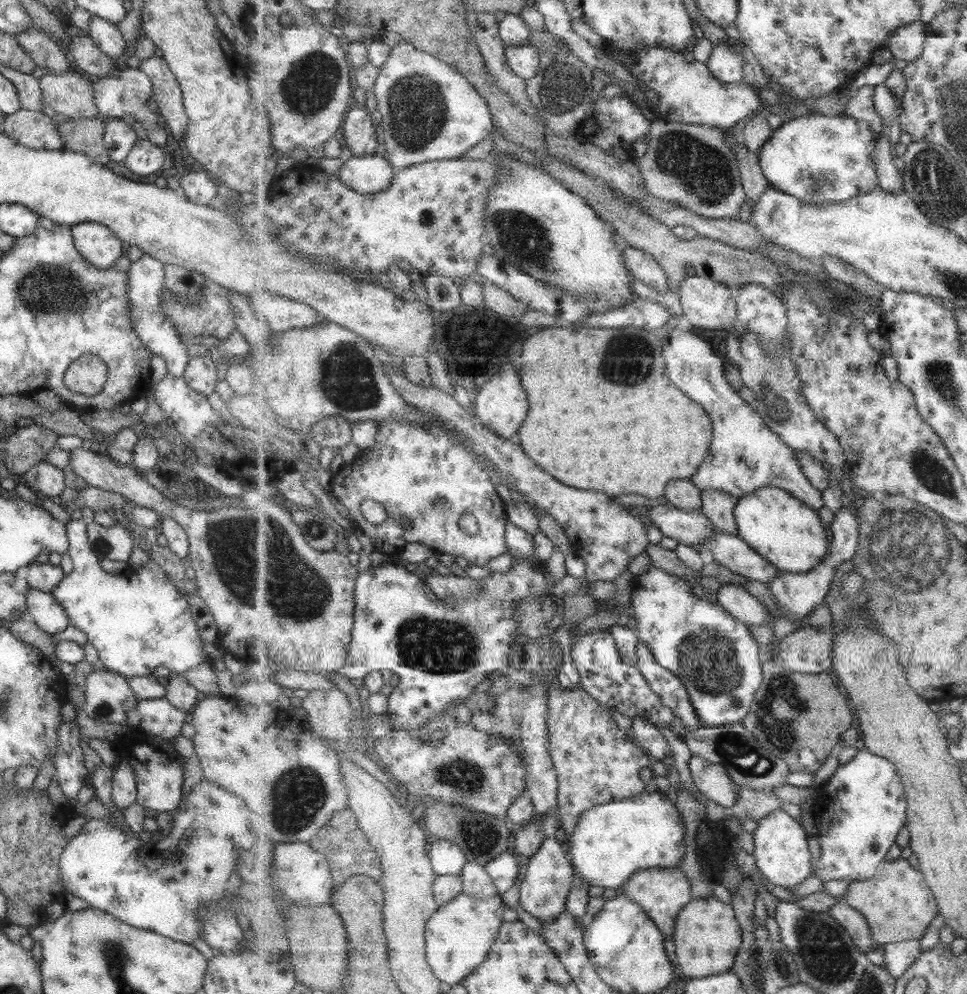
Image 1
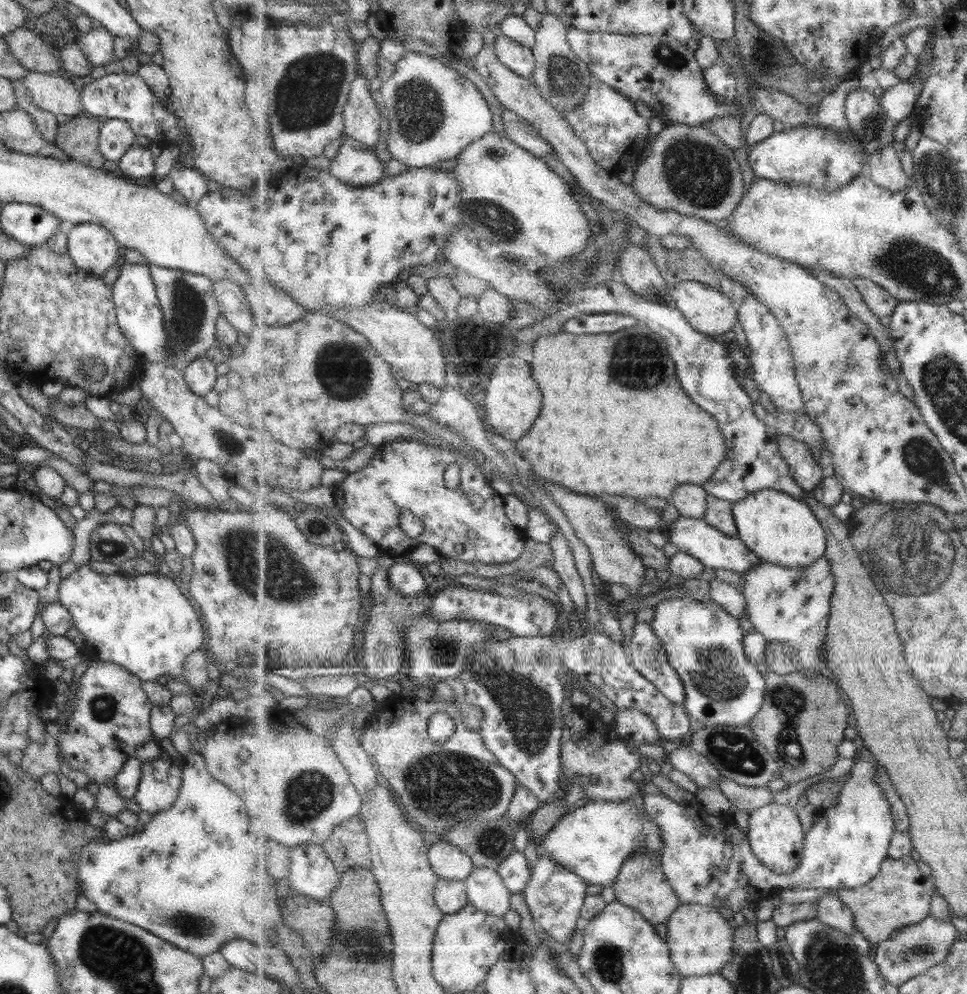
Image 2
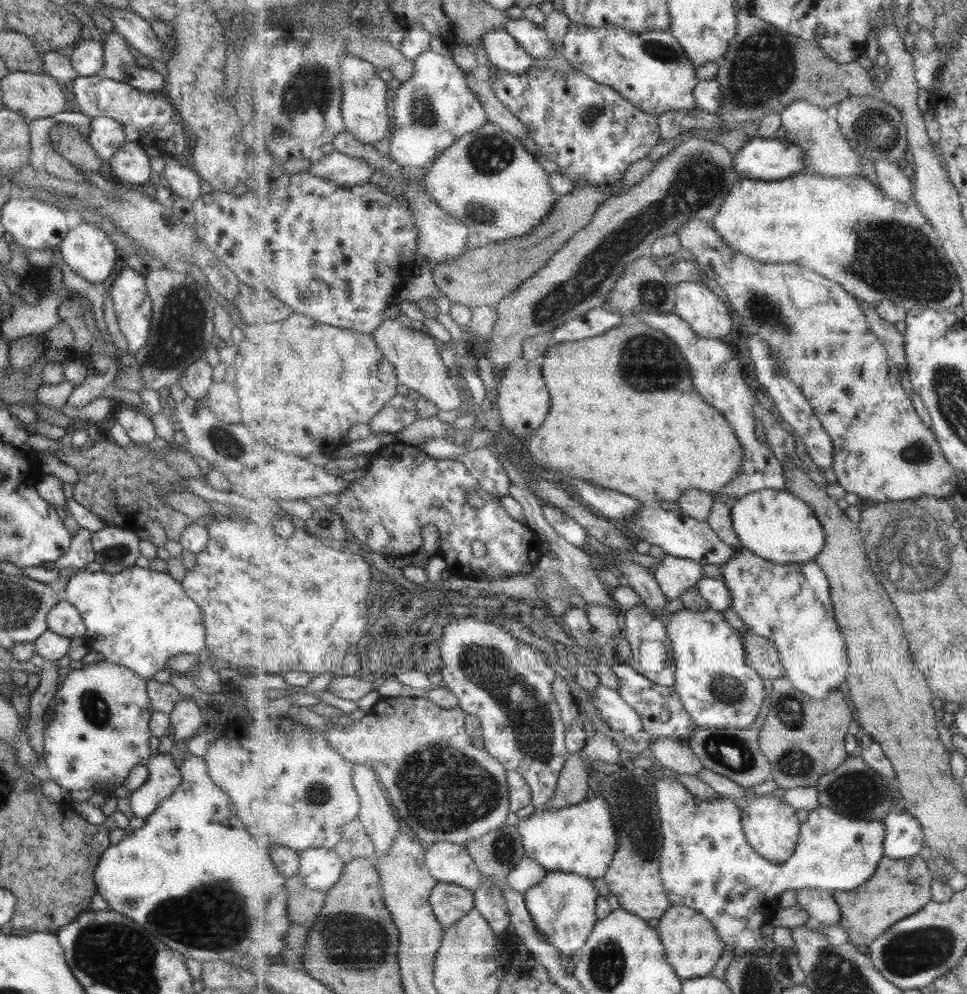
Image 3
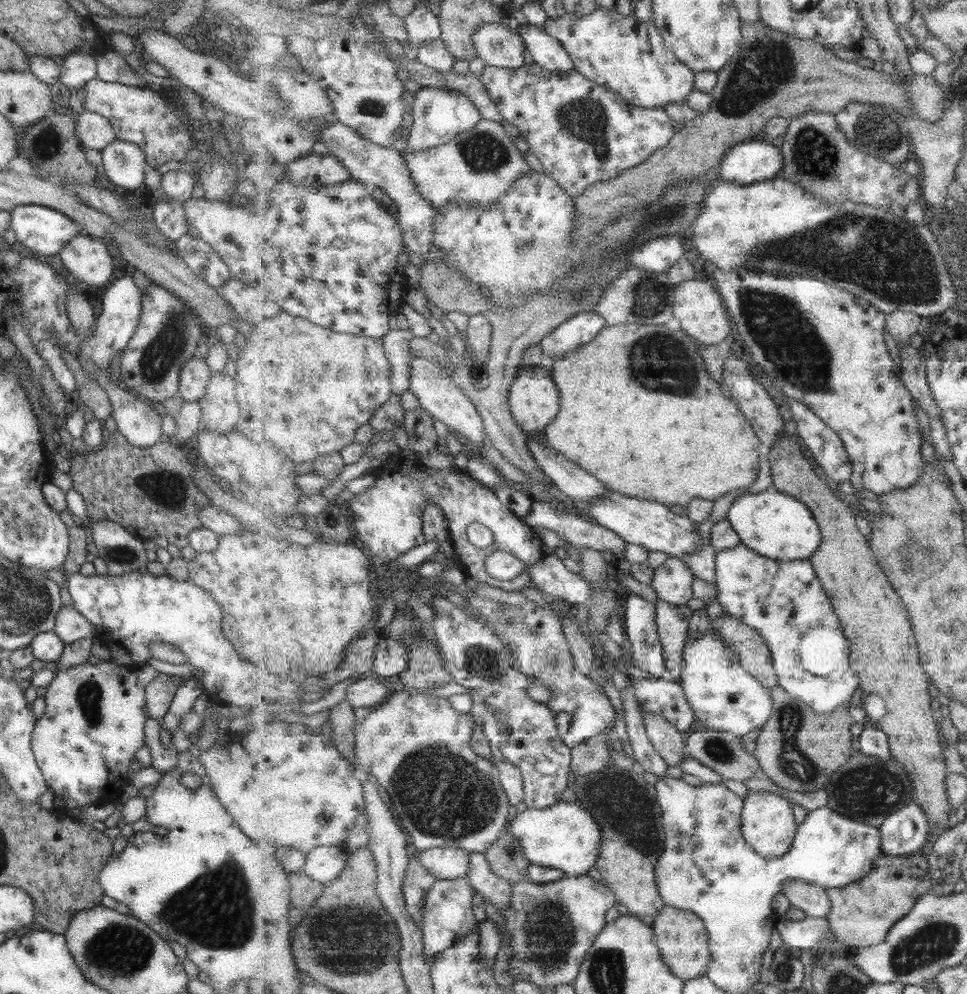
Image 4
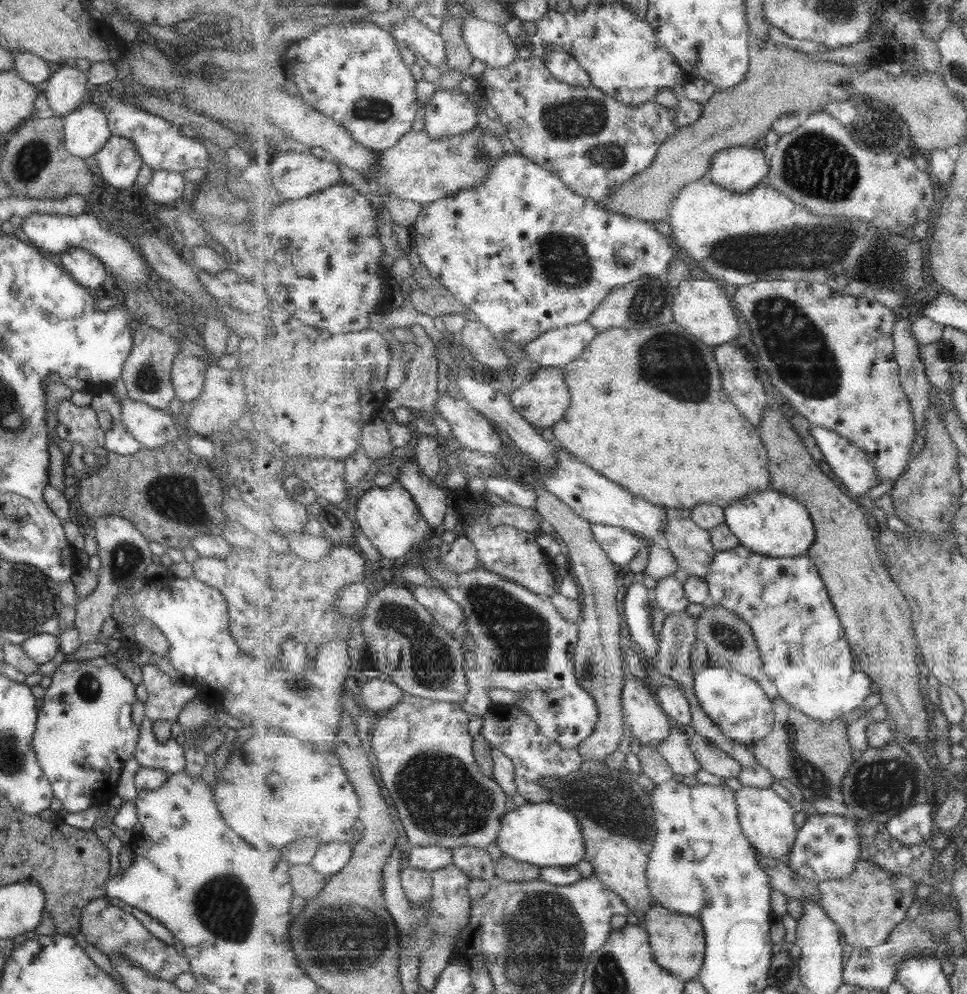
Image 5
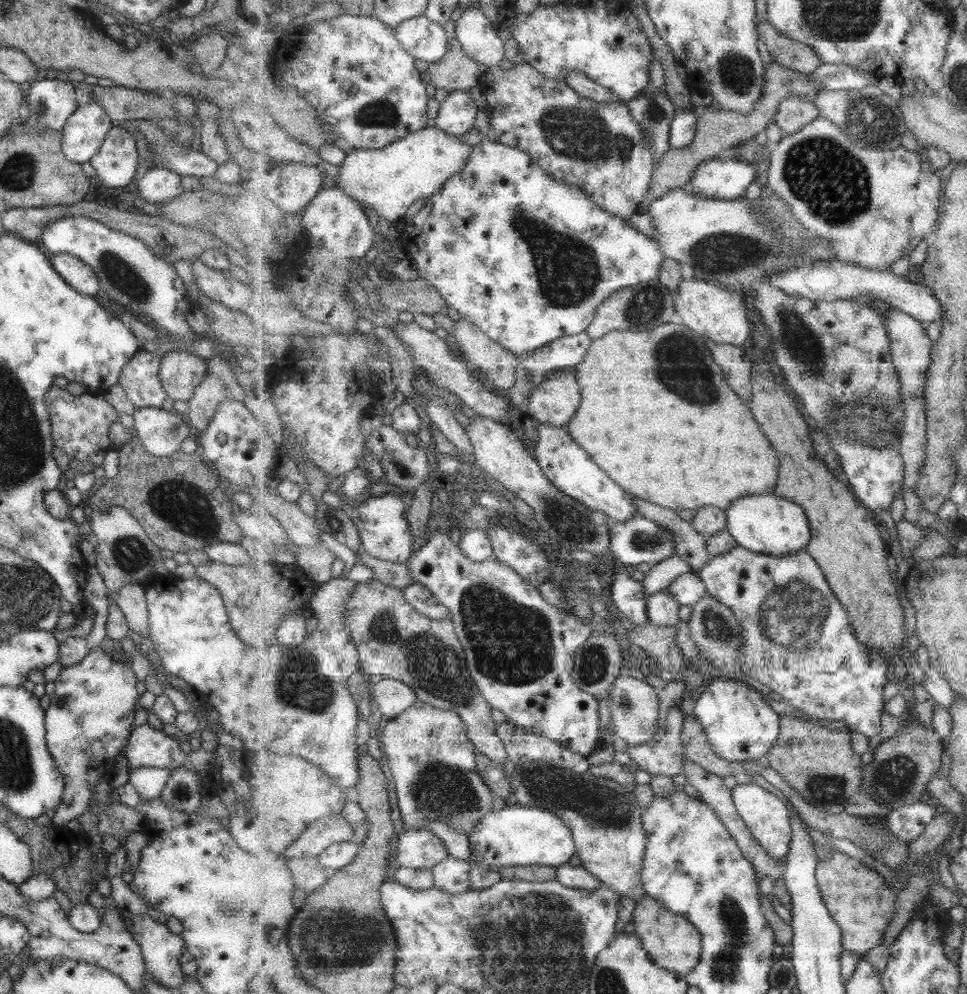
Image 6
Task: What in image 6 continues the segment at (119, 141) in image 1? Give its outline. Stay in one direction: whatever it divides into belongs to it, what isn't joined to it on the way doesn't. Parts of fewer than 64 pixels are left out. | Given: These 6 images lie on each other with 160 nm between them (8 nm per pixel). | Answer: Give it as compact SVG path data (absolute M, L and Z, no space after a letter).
M89 100L83 106L77 106L73 115L67 118L65 125L61 128L60 149L64 157L74 163L87 162L99 150L107 131L111 127L113 125L109 116L95 101Z

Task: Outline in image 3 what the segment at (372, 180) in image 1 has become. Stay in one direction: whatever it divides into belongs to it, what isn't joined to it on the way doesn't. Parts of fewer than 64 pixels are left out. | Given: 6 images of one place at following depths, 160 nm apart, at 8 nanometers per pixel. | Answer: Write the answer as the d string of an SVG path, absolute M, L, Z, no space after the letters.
M337 150L328 155L317 155L309 172L341 186L364 185L371 180L374 168L365 160L343 154Z

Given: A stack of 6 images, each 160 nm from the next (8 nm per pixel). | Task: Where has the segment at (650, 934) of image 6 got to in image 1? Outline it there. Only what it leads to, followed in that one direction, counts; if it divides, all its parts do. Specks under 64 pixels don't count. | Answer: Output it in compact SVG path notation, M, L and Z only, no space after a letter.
M715 896L693 897L678 914L673 941L683 974L687 978L703 978L734 969L735 960L742 949L743 932L736 912L733 912L733 905L725 904Z

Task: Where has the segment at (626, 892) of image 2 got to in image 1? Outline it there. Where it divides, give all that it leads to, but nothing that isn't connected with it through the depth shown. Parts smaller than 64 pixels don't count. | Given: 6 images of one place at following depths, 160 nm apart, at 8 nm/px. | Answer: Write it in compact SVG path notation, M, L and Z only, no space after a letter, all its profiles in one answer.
M648 868L647 870L640 870L627 881L623 892L646 910L646 913L654 919L655 925L659 927L665 938L674 937L678 914L693 899L689 878L678 868Z

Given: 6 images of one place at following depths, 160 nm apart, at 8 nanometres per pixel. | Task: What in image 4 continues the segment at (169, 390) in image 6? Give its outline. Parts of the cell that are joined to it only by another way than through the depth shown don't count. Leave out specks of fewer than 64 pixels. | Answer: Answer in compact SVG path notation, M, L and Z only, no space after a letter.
M189 359L180 370L177 395L183 401L197 402L206 391L211 372L204 359Z

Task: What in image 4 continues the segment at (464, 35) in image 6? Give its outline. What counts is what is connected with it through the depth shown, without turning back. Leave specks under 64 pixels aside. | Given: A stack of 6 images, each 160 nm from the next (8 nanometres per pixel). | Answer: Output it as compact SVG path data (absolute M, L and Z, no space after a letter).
M486 23L474 35L475 50L487 65L518 69L525 64L526 45L520 34L515 34L500 23Z

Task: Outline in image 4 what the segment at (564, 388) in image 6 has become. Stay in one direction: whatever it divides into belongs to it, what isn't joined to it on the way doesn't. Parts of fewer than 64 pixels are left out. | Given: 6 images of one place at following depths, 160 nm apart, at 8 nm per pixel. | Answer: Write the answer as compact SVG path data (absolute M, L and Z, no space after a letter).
M523 365L520 374L510 388L510 409L517 424L527 434L540 434L549 426L561 410L562 395L549 368L539 365Z

